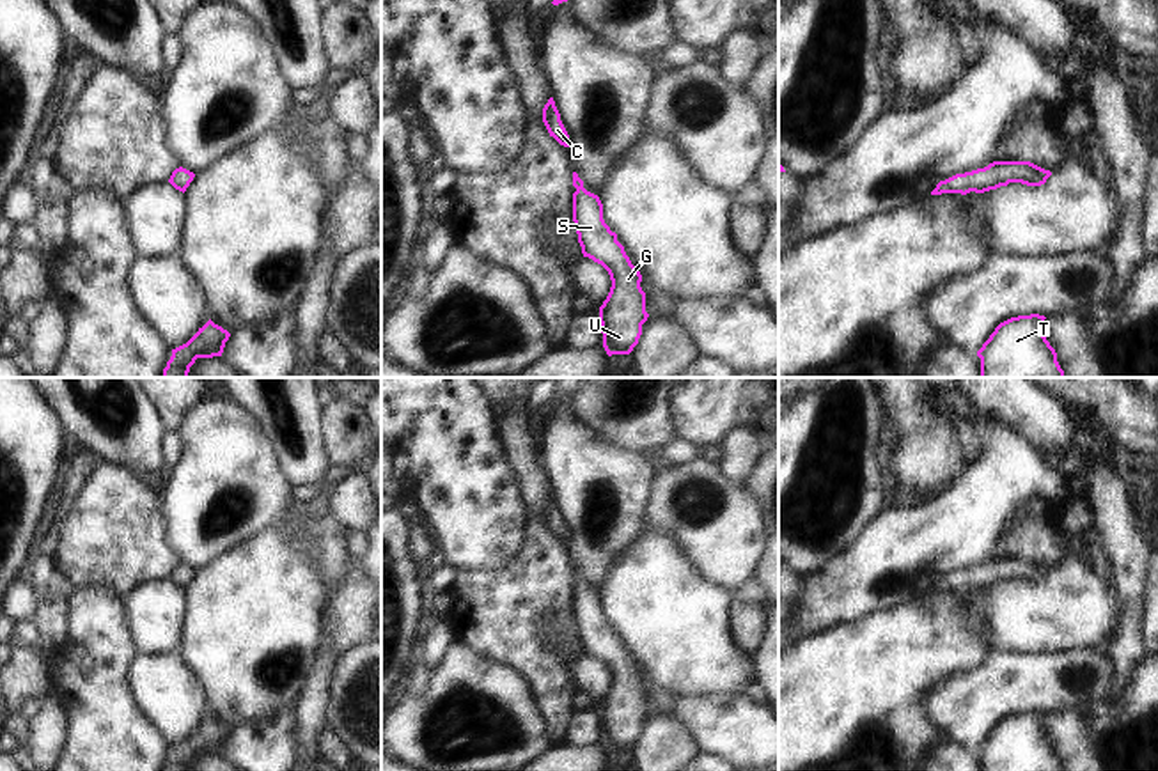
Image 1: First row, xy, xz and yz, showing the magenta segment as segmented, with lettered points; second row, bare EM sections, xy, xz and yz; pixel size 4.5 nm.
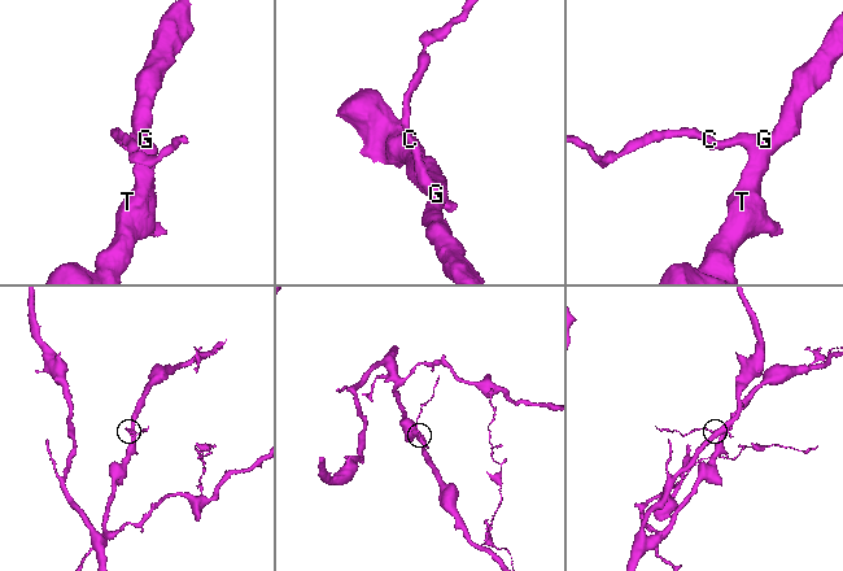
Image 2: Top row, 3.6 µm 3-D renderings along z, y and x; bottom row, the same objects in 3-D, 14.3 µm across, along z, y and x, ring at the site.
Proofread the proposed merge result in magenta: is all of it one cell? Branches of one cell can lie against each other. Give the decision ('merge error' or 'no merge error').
no merge error

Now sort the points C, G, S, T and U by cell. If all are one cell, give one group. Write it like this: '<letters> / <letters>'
C G S T U

